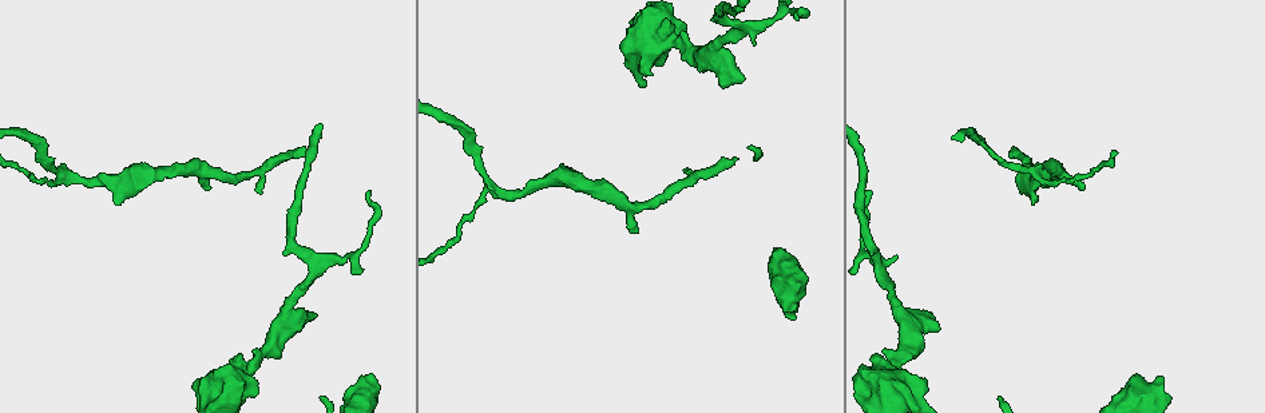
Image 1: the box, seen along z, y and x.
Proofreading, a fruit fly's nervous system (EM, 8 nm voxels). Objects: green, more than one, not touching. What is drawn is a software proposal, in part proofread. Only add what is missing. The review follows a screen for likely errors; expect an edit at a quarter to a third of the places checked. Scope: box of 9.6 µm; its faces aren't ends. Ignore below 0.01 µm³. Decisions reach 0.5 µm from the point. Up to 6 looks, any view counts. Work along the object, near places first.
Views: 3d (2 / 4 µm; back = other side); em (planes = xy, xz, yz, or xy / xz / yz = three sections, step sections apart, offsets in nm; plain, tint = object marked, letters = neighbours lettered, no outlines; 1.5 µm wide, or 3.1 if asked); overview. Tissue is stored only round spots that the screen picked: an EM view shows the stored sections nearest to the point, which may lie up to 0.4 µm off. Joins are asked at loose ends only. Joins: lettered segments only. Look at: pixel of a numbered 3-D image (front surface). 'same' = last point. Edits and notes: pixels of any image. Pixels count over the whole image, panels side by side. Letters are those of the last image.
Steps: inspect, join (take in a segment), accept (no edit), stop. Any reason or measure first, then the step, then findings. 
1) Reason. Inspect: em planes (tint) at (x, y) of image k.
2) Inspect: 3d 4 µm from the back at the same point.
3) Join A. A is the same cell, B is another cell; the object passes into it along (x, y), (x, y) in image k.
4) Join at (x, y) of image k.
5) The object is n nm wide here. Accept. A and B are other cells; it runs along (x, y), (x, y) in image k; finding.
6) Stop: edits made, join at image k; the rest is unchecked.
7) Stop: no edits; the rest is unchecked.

Inspect: em yz step 8 (letters) at (1081, 190) of image 1.

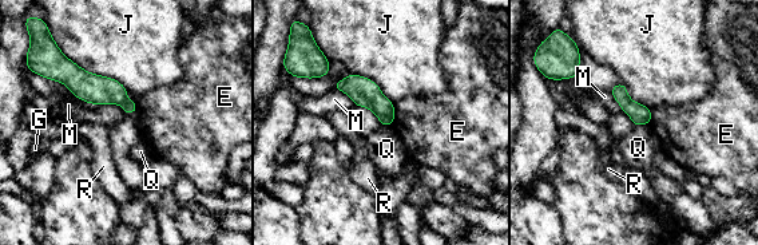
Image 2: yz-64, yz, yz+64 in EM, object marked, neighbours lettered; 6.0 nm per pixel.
Accept. E, G, J, M, Q and R are other cells; a border runs along (650, 122), (635, 126) in image 2; no lettered segment goes on from it.

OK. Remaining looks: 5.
Thin end. Inspect: em xz step 8 (plain) at (259, 192) of image 1.

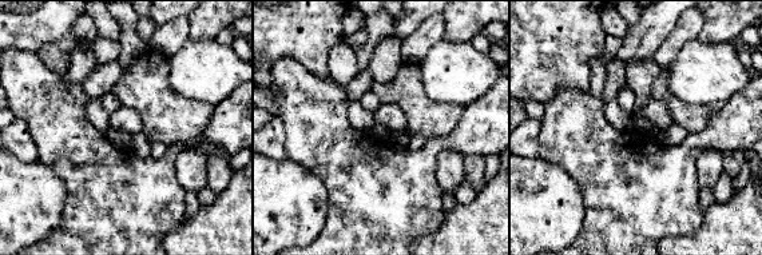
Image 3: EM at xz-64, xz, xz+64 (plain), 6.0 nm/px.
See the neighbours. Inspect: em xz step 8 (letters) at the same point.

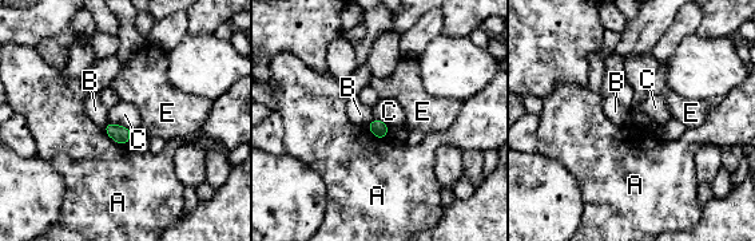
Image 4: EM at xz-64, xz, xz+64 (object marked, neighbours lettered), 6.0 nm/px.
The longest contact is with A, 180 nm. Accept. A, B, C and E are other cells; a border runs along (107, 122), (131, 129) in image 4; none of them fits.

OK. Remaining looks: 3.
Free end. Inspect: em 3.1 µm xz step 8 (letters) at (1172, 398) of image 1.

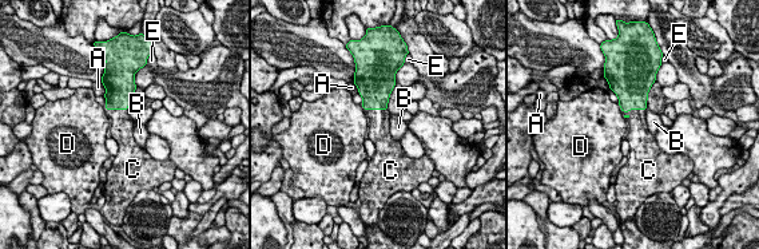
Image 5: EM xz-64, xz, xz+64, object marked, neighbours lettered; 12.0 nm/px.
Join at (378, 129) of image 5. C is the same cell, A, B, D and E are other cells; it goes on there.

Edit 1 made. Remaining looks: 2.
Stop: edits made, join at image 5; the rest is unchecked.

